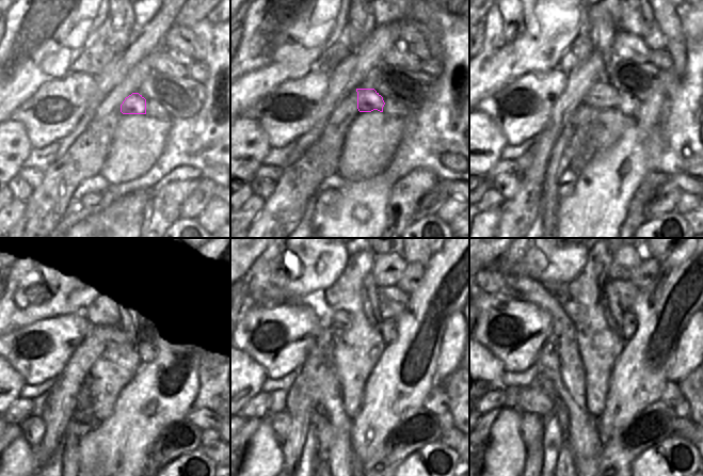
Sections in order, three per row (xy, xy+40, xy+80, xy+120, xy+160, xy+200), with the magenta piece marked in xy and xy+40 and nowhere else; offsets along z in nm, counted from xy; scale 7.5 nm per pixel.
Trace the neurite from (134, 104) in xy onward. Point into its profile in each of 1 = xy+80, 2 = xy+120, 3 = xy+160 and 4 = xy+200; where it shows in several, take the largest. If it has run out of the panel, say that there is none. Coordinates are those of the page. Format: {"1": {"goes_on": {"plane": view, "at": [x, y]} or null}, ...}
{"1": {"goes_on": {"plane": "xy+80", "at": [602, 96]}}, "2": {"goes_on": {"plane": "xy+120", "at": [123, 329]}}, "3": {"goes_on": {"plane": "xy+160", "at": [338, 317]}}, "4": {"goes_on": {"plane": "xy+200", "at": [572, 308]}}}

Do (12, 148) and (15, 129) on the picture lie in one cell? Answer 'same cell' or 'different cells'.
same cell

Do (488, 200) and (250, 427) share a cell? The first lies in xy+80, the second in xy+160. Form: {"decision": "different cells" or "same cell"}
{"decision": "same cell"}

